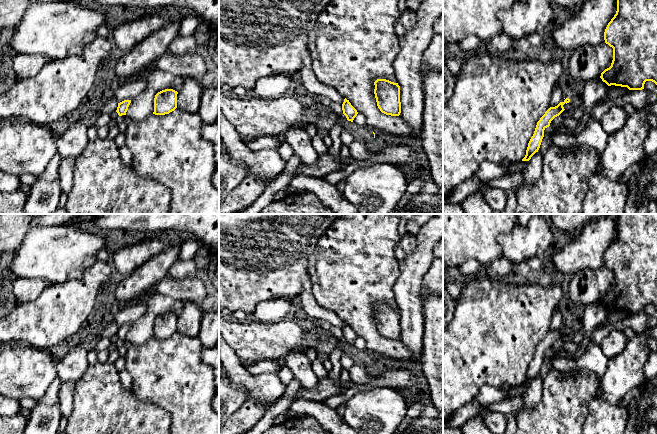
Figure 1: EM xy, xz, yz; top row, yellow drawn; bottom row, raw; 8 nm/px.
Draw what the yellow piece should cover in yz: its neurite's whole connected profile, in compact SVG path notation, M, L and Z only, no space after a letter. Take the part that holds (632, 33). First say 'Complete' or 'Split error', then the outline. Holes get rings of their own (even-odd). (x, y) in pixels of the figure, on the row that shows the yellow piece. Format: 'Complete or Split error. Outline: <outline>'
Complete. Outline: M617 0L617 11L604 32L605 43L613 48L611 66L600 78L608 86L642 90L646 81L657 85L657 0Z

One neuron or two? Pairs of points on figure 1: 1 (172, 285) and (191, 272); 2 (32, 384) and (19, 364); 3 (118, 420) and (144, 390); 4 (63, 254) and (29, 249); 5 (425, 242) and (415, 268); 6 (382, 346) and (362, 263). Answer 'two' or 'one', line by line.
1: two
2: one
3: two
4: one
5: one
6: one

